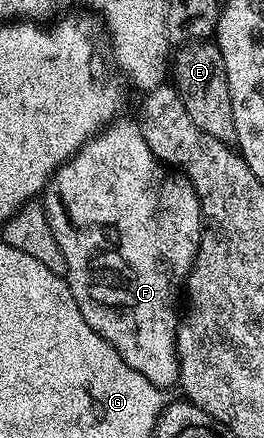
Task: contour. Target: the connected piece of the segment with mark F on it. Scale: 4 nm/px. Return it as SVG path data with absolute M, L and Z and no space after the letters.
M126 116L119 117L110 123L105 130L97 133L83 144L74 156L63 162L59 166L50 181L46 183L44 191L44 209L48 224L51 226L52 234L56 238L56 243L60 246L60 251L67 261L67 272L64 279L70 286L72 296L75 297L76 304L79 305L80 312L84 320L95 330L140 376L152 380L152 384L169 388L177 387L178 381L178 323L180 321L180 295L184 290L184 283L190 274L190 269L194 263L194 257L198 251L198 245L202 239L202 227L204 219L200 200L196 196L194 186L186 179L185 174L175 172L171 167L163 164L162 161L148 148L148 140L144 140L142 127L137 121L129 122Z

